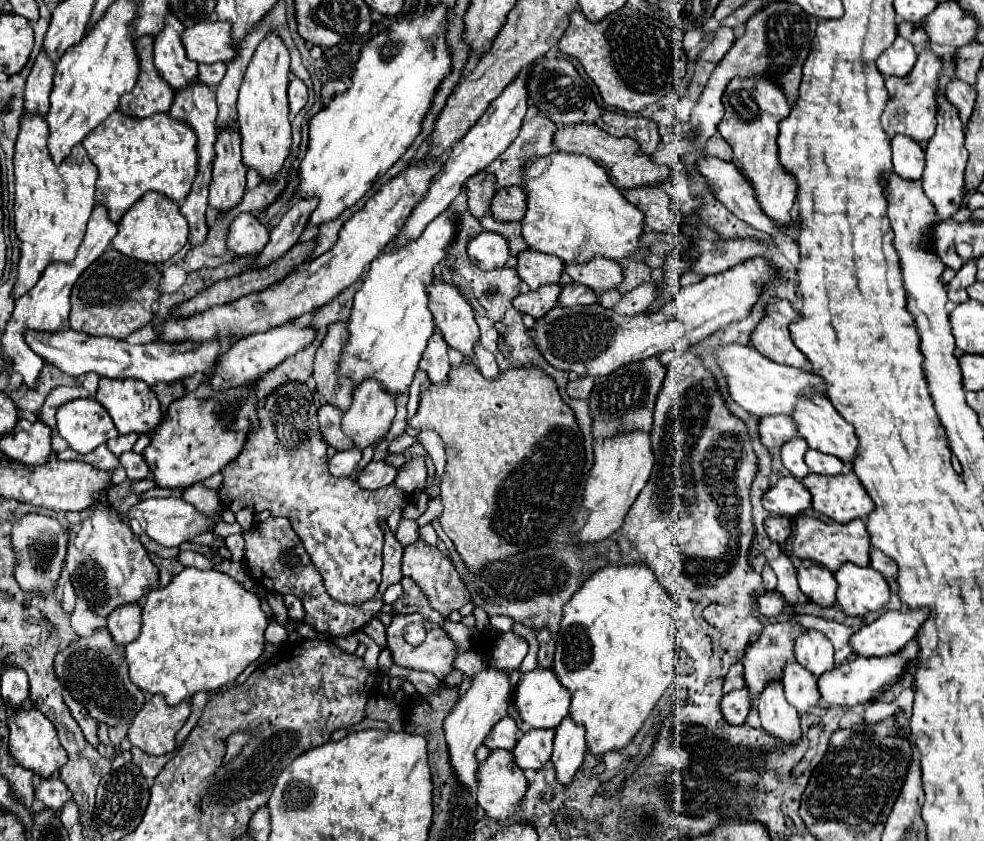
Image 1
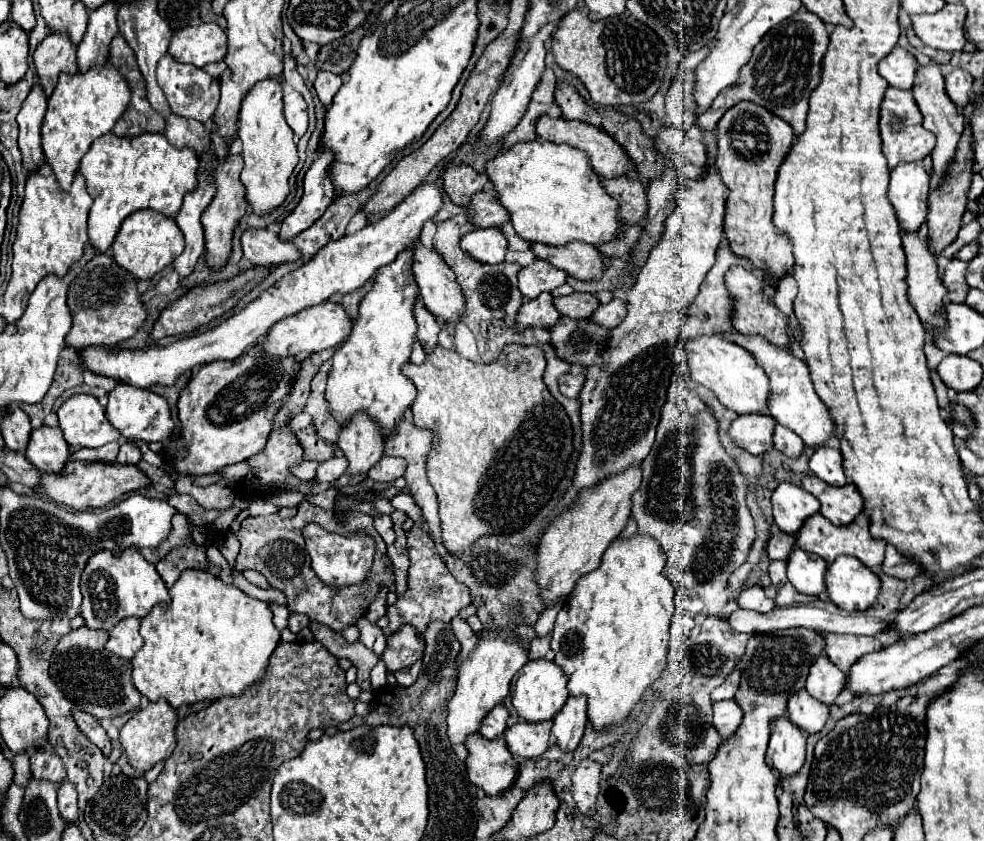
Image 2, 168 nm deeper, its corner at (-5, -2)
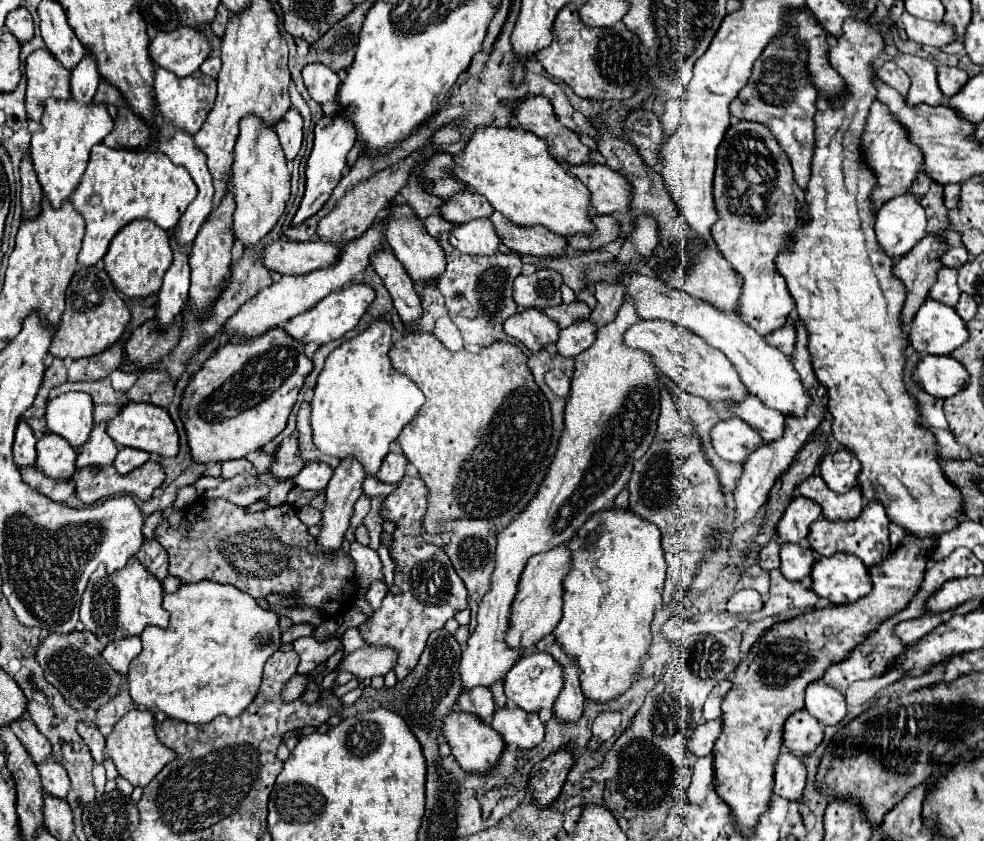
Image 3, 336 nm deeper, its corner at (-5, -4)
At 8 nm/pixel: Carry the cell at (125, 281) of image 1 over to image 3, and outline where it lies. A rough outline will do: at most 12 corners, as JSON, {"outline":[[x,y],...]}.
{"outline":[[102,264],[66,290],[52,356],[100,354],[132,316]]}

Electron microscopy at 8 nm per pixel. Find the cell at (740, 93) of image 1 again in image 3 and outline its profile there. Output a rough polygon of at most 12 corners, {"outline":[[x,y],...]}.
{"outline":[[768,126],[718,146],[718,250],[744,276],[740,318],[764,336],[794,310],[774,264],[798,220]]}

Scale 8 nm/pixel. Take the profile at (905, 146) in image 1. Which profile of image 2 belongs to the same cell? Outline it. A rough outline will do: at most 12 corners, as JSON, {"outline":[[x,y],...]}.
{"outline":[[918,162],[892,170],[888,200],[902,232],[928,214],[930,176]]}

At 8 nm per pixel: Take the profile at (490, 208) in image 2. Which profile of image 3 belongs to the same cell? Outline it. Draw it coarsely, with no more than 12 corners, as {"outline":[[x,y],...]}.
{"outline":[[474,190],[454,194],[440,214],[452,224],[490,218],[494,208]]}

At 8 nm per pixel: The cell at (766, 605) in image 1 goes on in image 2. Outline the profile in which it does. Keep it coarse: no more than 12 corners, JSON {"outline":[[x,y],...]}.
{"outline":[[760,586],[744,588],[740,608],[770,612],[776,606]]}

